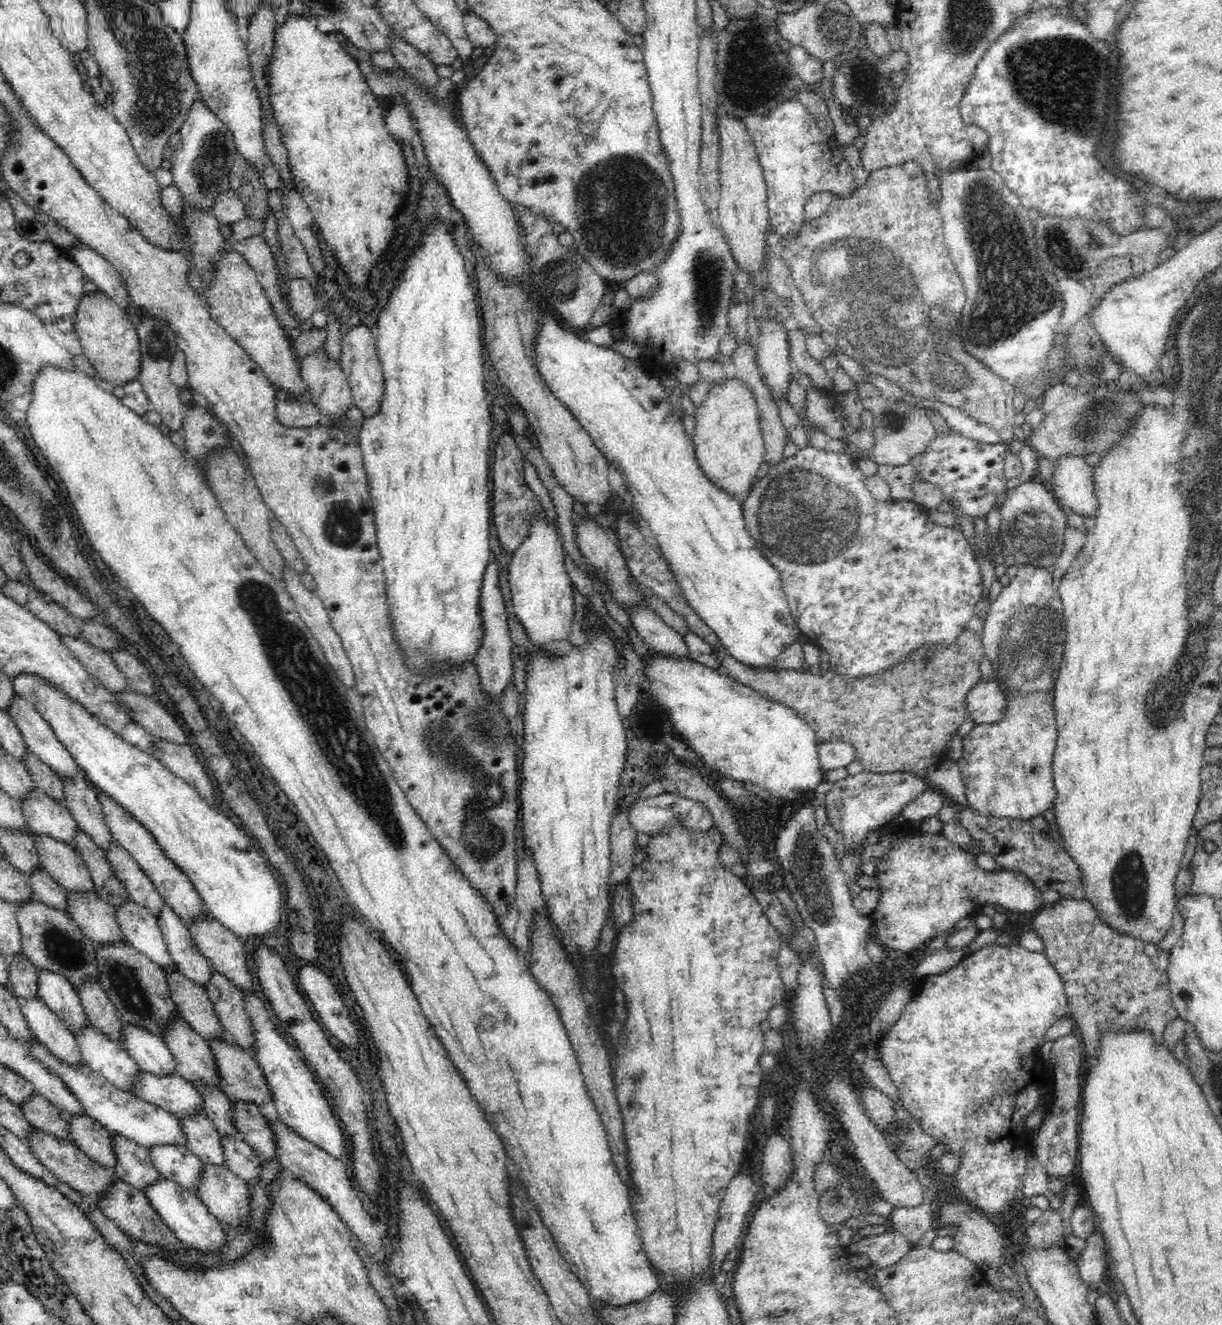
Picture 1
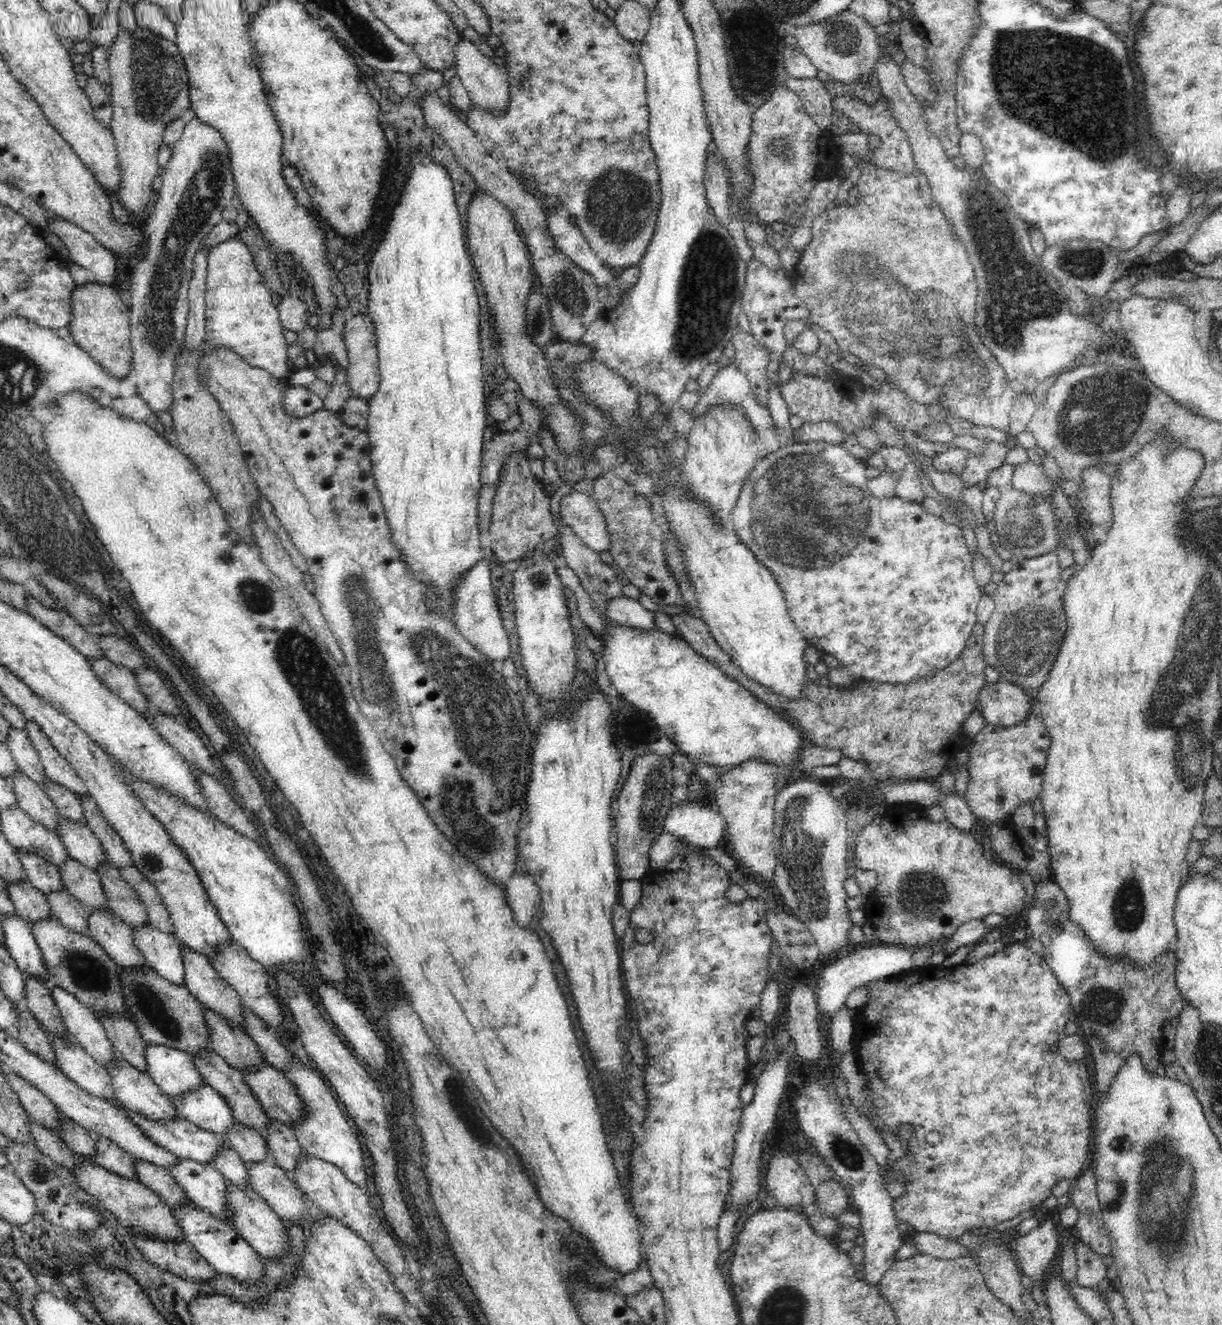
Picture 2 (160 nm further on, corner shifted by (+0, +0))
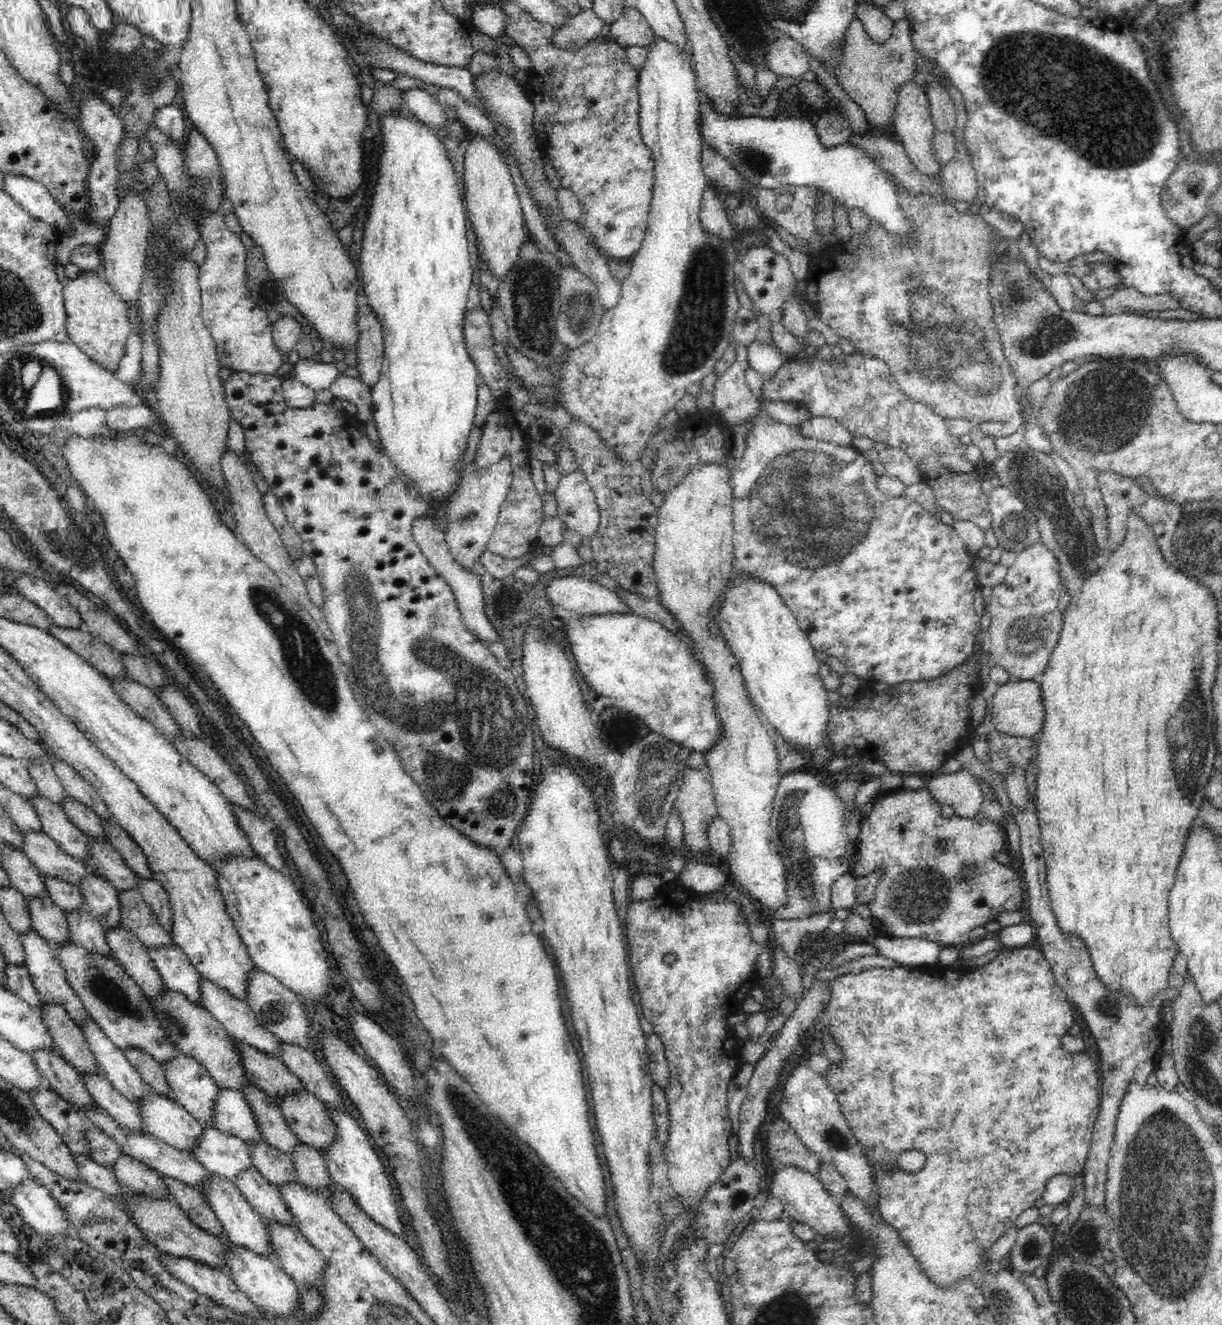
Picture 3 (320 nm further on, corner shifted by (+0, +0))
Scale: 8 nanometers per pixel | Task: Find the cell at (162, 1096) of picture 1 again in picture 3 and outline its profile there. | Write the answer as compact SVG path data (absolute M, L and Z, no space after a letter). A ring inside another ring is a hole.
M220 1089L214 1100L214 1128L248 1144L263 1142L256 1115L242 1091Z

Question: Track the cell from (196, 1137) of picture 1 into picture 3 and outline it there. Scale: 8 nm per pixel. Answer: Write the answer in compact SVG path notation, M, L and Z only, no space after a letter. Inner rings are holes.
M258 1170L242 1172L234 1182L263 1220L275 1220L298 1228L298 1223L294 1221L288 1206L283 1202L280 1190L276 1185L267 1182Z

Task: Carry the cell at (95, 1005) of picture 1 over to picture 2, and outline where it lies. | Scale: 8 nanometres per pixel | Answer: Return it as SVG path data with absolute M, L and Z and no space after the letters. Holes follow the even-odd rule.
M117 1012L102 1016L100 1021L114 1046L114 1052L119 1058L137 1068L140 1072L146 1072L146 1043L132 1020L119 1016Z

